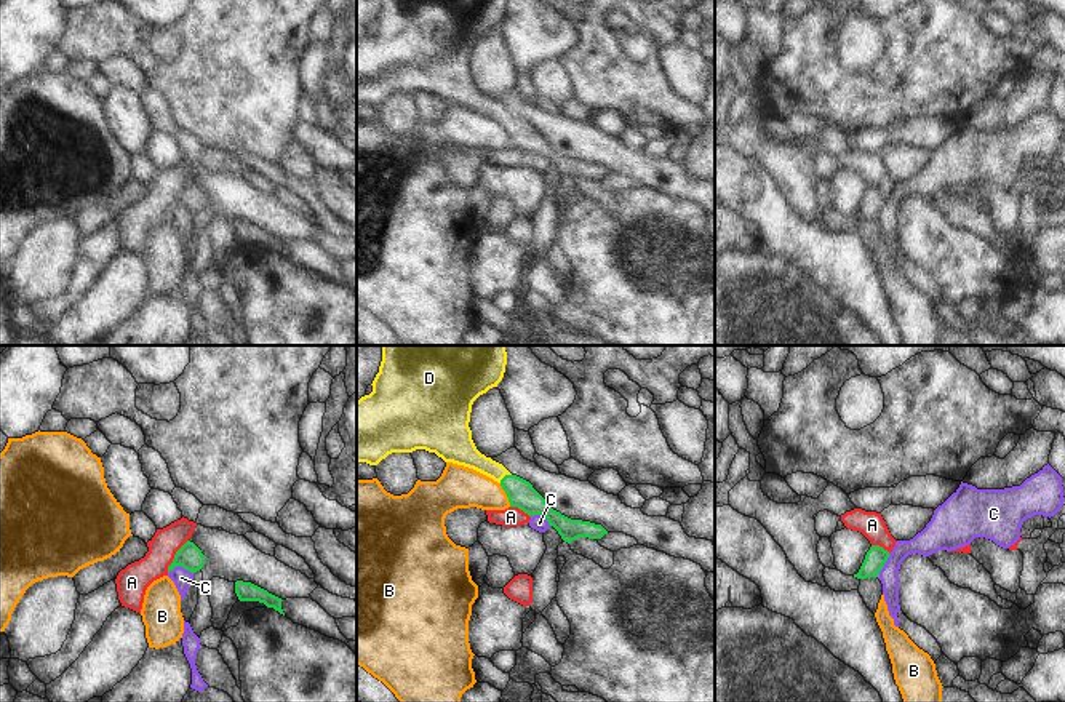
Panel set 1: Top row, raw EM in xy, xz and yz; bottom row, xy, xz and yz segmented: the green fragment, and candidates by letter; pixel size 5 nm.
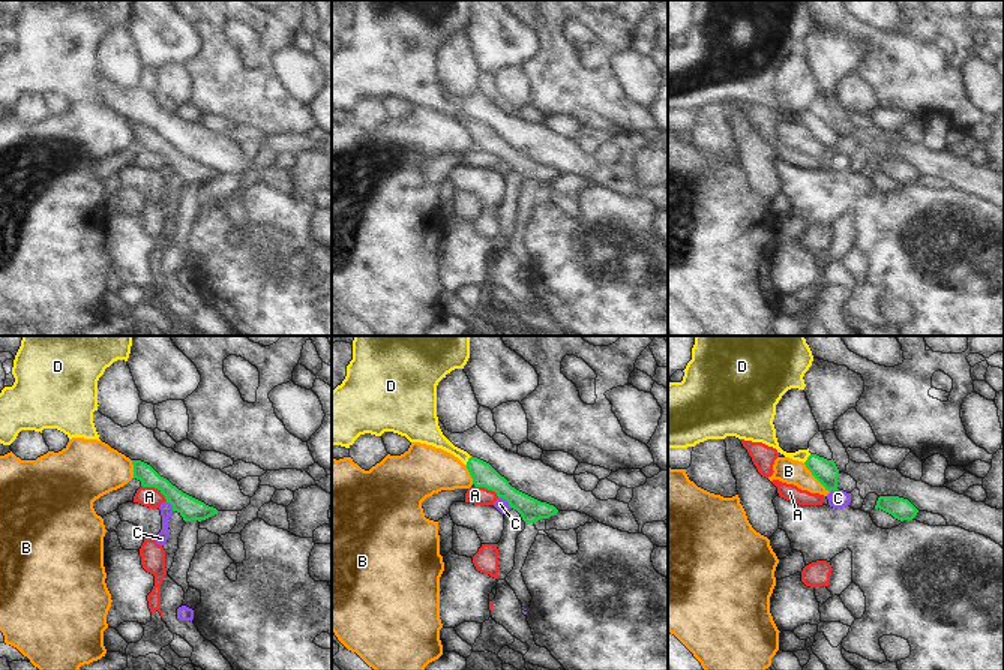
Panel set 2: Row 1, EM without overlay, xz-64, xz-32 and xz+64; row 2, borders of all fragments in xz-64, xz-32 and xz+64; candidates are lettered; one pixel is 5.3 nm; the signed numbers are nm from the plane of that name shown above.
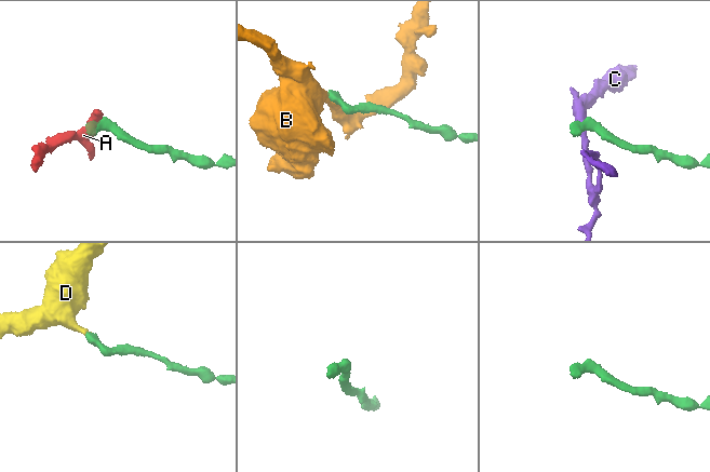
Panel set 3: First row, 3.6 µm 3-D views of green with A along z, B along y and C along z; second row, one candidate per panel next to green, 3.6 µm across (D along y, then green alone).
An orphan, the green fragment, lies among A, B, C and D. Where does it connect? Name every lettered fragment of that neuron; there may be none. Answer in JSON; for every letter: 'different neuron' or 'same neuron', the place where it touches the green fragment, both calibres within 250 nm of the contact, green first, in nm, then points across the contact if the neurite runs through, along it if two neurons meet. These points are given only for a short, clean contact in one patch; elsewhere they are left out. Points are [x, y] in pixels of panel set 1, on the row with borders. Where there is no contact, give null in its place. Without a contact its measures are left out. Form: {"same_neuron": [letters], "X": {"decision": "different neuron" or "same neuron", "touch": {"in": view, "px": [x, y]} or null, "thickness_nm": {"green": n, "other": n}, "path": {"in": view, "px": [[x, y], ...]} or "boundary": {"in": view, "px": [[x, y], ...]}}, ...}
{"same_neuron": ["D"], "A": {"decision": "different neuron", "touch": {"in": "xy", "px": [175, 555]}, "thickness_nm": {"green": 120, "other": 160}, "boundary": {"in": "xy", "px": [[187, 539], [176, 552], [167, 571]]}}, "B": {"decision": "different neuron", "touch": {"in": "xz", "px": [506, 493]}, "thickness_nm": {"green": 140, "other": 220}, "boundary": {"in": "xz", "px": [[499, 483], [510, 506]]}}, "C": {"decision": "different neuron", "touch": {"in": "xy", "px": [181, 565]}, "thickness_nm": {"green": 120, "other": 90}, "boundary": {"in": "xy", "px": [[168, 571], [183, 566], [192, 574]]}}, "D": {"decision": "same neuron", "touch": {"in": "xz", "px": [504, 477]}, "thickness_nm": {"green": 140, "other": 140}, "path": {"in": "xz", "px": [[520, 493], [504, 477], [462, 451]]}}}

